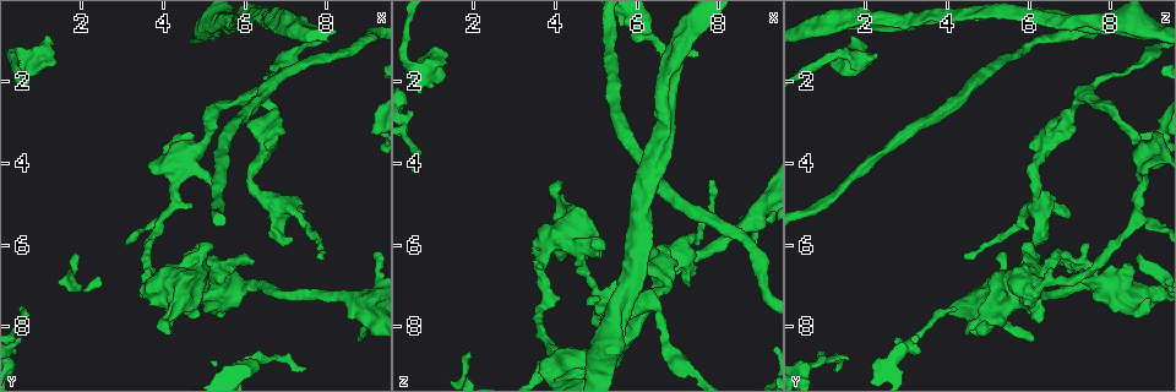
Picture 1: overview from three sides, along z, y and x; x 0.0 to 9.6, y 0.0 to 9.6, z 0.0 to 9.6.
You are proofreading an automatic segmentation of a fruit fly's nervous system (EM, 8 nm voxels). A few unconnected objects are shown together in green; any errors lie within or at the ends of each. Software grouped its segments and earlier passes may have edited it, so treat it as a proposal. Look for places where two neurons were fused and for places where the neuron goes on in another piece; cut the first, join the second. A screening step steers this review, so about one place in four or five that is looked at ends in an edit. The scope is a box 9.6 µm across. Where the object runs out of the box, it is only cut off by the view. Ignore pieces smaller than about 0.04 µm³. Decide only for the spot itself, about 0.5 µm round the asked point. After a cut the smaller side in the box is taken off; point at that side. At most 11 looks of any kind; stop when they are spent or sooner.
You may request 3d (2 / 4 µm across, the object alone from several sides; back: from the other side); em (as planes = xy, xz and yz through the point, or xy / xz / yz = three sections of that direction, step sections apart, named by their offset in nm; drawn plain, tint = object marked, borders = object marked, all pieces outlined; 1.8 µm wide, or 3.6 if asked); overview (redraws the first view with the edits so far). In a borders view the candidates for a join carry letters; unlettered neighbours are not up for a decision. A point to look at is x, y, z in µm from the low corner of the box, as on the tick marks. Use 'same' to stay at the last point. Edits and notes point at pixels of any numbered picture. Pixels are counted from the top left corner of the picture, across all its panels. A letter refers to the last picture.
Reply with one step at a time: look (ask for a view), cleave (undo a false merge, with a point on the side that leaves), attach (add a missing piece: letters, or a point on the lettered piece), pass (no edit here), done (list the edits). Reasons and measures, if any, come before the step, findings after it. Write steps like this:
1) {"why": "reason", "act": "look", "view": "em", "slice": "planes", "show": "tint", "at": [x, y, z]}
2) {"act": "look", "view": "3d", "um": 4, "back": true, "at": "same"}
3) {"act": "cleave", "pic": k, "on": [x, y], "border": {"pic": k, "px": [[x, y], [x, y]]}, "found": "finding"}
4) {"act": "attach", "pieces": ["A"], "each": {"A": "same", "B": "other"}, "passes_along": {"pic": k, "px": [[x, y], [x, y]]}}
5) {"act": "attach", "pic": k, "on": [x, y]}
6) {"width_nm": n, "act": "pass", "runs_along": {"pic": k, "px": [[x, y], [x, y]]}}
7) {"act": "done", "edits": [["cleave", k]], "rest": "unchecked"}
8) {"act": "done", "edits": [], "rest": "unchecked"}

{"act": "look", "view": "em", "slice": "planes", "show": "tint", "at": [4.70, 6.20, 6.70]}

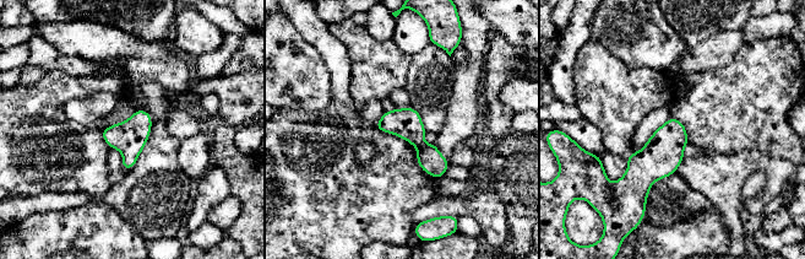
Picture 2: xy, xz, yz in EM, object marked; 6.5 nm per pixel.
{"why": "see the neighbours", "act": "look", "view": "em", "slice": "planes", "show": "borders", "at": "same"}

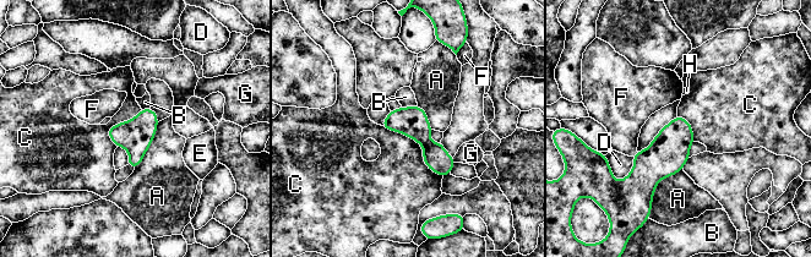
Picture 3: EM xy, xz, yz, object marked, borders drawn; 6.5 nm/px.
{"longest_contact_nm": ["C", 550], "act": "cleave", "pic": 3, "on": [435, 157], "each": {"A": "other", "B": "other", "C": "other", "D": "other", "E": "other", "F": "other", "G": "other", "H": "other"}, "found": "two neurons meet here"}

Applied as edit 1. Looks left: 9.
{"why": "redraw", "act": "look", "view": "overview"}

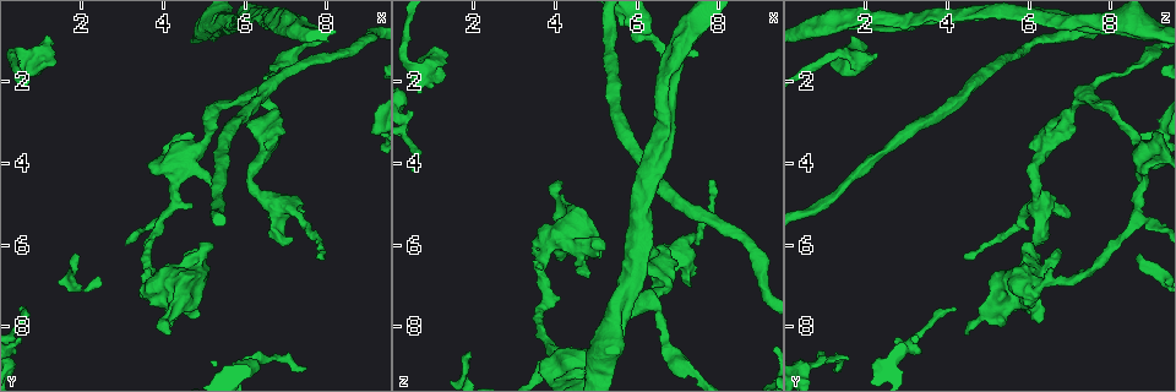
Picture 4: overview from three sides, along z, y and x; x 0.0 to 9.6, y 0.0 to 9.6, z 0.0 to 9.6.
{"why": "branch stops here", "act": "look", "view": "3d", "um": 2, "at": [3.95, 7.80, 6.35]}

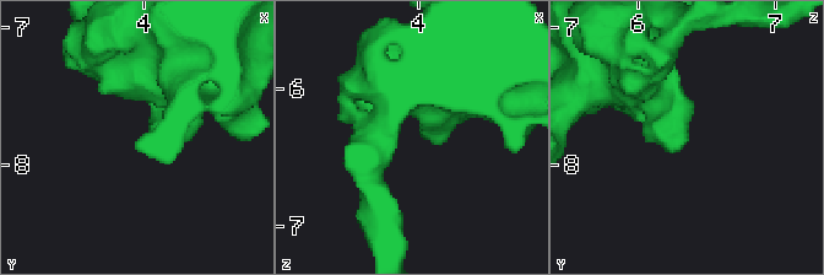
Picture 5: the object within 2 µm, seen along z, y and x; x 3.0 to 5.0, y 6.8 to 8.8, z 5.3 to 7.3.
{"act": "look", "view": "em", "slice": "planes", "show": "tint", "at": [4.02, 7.84, 6.30]}

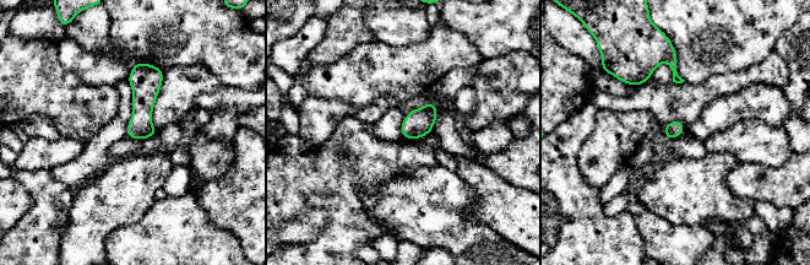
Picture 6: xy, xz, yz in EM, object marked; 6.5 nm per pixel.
{"act": "look", "view": "em", "slice": "planes", "show": "borders", "at": "same"}

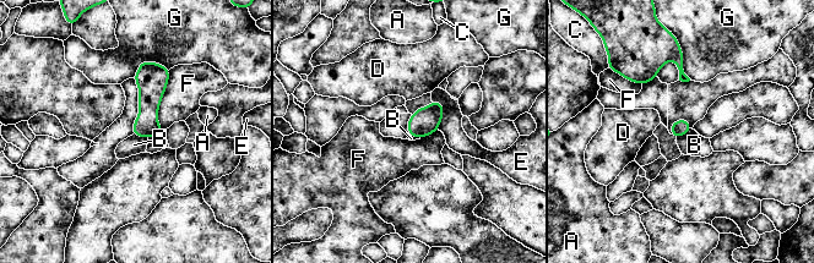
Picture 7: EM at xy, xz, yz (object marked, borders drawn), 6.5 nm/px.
{"act": "pass", "each": {"A": "other", "B": "other", "C": "other", "D": "other", "E": "other", "F": "other", "G": "other"}, "border": {"pic": 7, "px": [[692, 129], [676, 140]]}, "found": "no lettered piece goes on from it"}

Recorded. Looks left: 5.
{"why": "free end", "act": "look", "view": "3d", "um": 4, "at": [4.15, 8.25, 4.55]}

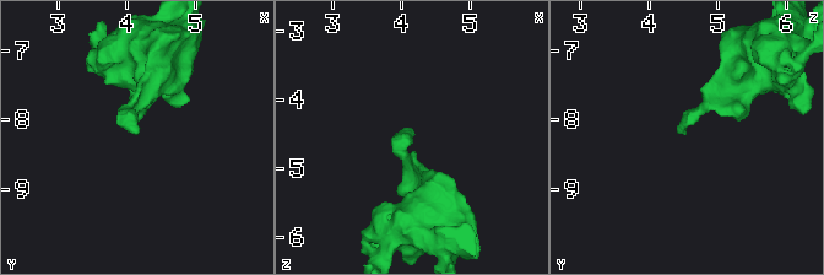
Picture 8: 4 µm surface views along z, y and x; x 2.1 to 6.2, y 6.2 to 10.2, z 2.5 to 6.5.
{"why": "shape alone is not enough", "act": "look", "view": "em", "slice": "yz", "step": 8, "show": "tint", "at": [4.15, 8.15, 4.55]}

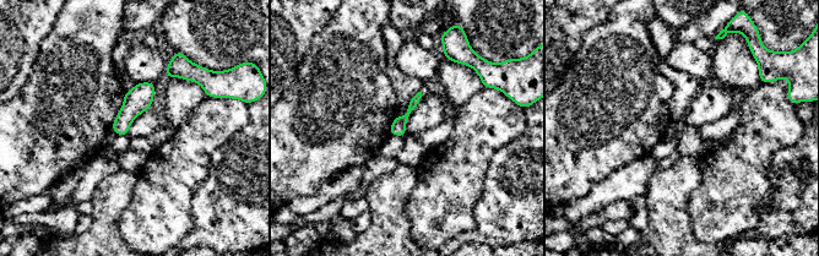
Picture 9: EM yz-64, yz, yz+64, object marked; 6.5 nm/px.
{"act": "look", "view": "em", "slice": "planes", "show": "borders", "at": "same"}

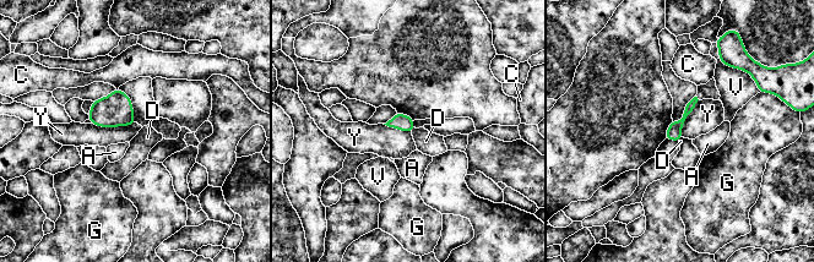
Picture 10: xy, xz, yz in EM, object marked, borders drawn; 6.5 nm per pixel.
{"width_nm": 100, "act": "pass", "each": {"A": "other", "C": "other", "D": "other", "G": "other", "V": "other", "Y": "other"}, "border": {"pic": 10, "px": [[135, 121], [129, 126], [91, 123]]}, "found": "no lettered piece goes on from it"}

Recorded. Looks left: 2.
{"why": "thick turns thin", "act": "look", "view": "em", "slice": "planes", "show": "borders", "at": [6.85, 1.60, 8.65]}

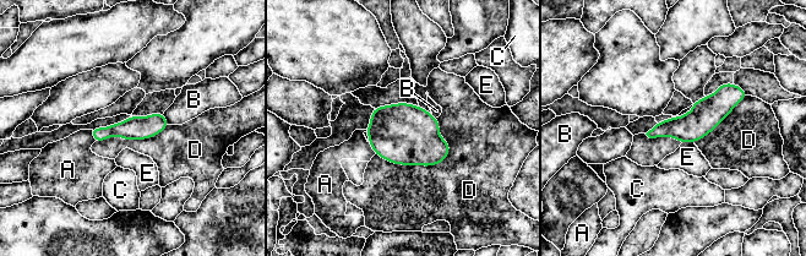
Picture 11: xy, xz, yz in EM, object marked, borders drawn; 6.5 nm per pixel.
{"longest_contact_nm": ["D", 500], "act": "pass", "each": {"A": "other", "B": "other", "C": "other", "D": "other", "E": "other"}, "runs_along": {"pic": 11, "px": [[740, 91], [691, 128], [651, 134]]}, "found": "all the same neuron"}

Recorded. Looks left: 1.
{"why": "two arms in line, one across", "act": "look", "view": "em", "um": 3.6, "slice": "planes", "show": "borders", "at": [5.30, 0.65, 8.75]}

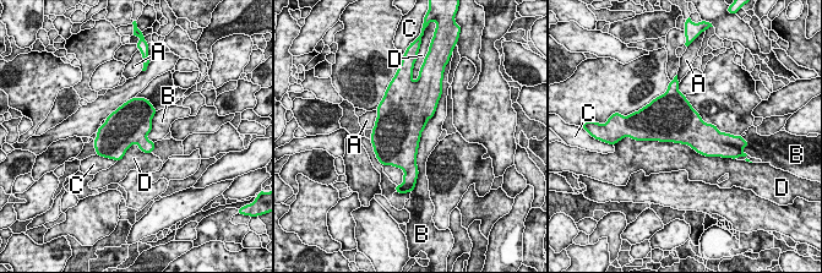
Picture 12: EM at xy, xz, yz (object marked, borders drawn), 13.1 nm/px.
{"act": "pass", "each": {"A": "other", "B": "other", "C": "other", "D": "other"}, "found": "continuous, no second neuron"}

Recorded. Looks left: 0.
{"act": "done", "edits": [["cleave", 3]], "rest": "unchecked"}

